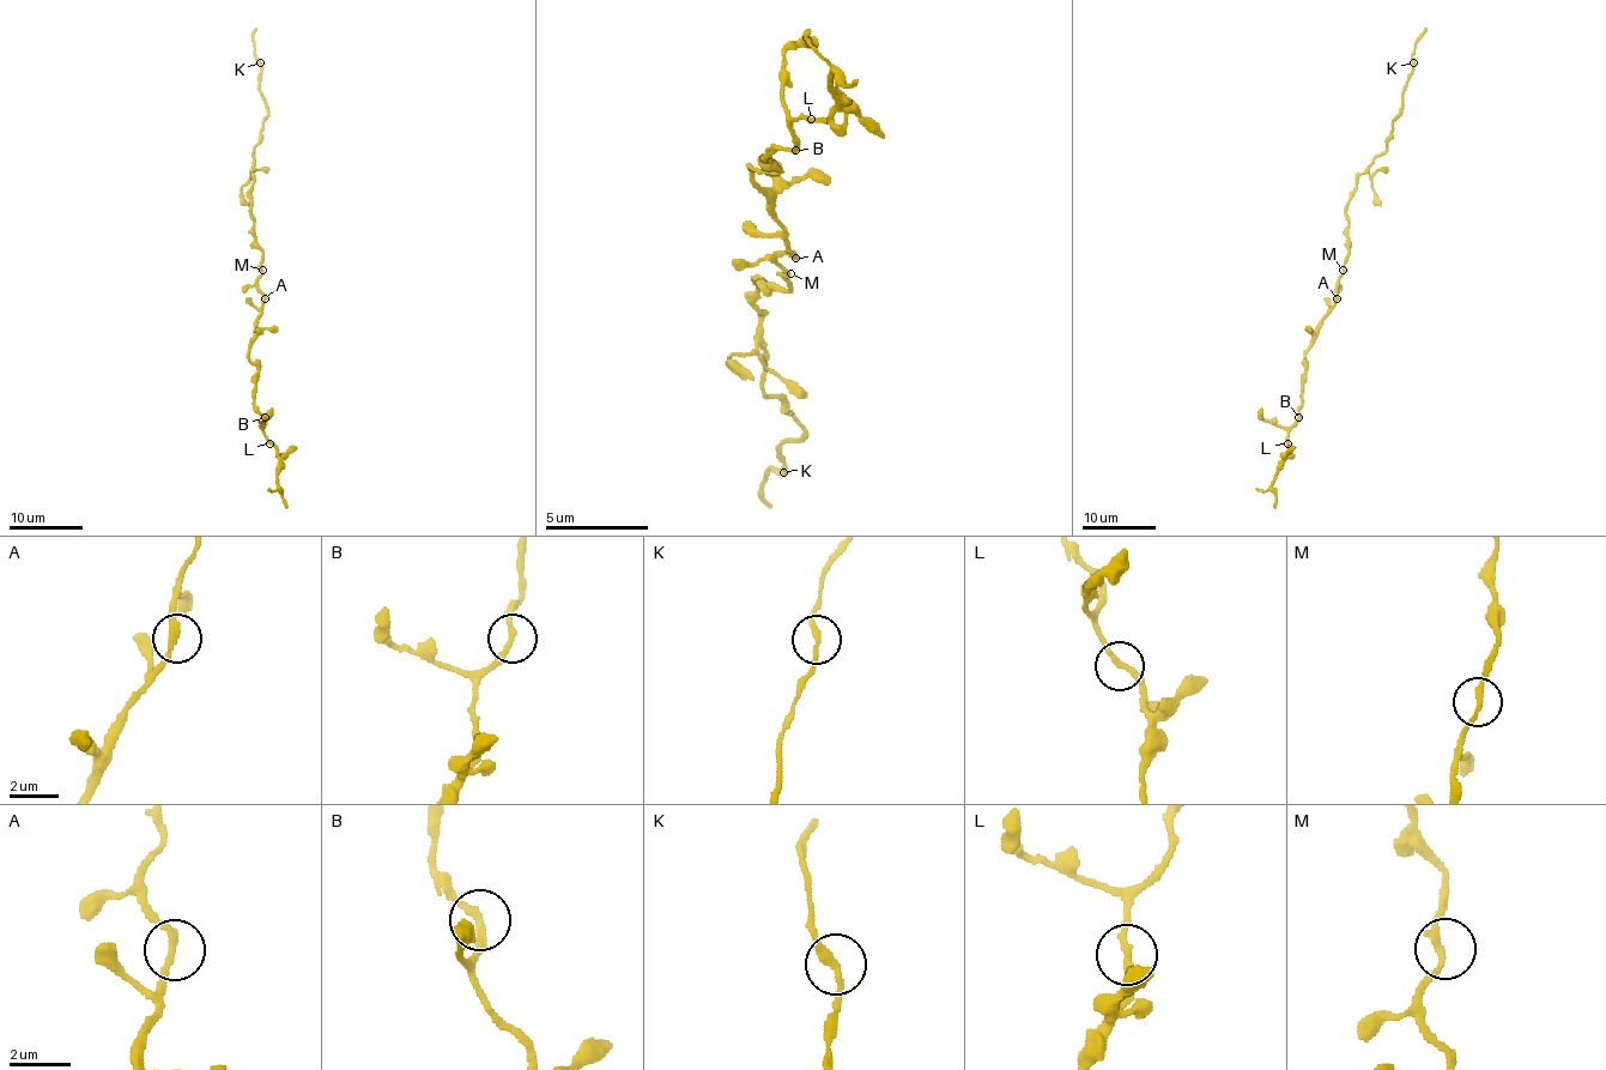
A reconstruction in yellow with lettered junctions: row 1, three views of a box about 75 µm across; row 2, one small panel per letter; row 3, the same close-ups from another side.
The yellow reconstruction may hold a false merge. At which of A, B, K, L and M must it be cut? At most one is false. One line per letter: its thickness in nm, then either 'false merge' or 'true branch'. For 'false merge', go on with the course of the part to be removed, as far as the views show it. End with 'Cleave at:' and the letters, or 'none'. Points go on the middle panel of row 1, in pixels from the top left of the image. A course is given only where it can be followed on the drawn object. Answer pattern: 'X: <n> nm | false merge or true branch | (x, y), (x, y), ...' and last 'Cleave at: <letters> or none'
A: 220 nm | true branch
B: 220 nm | true branch
K: 240 nm | true branch
L: 220 nm | true branch
M: 200 nm | true branch
Cleave at: none

